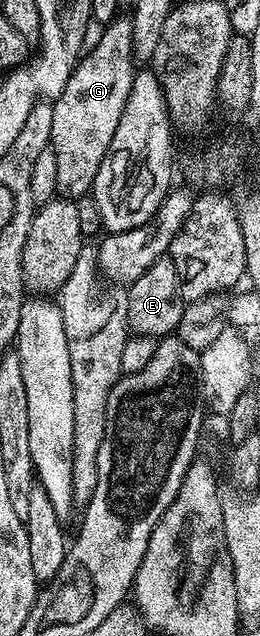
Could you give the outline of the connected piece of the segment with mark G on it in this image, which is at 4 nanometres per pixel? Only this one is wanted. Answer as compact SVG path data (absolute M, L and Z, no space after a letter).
M116 18L100 32L103 33L100 34L99 41L92 48L90 45L89 51L76 64L69 82L65 82L65 90L61 90L59 97L51 104L53 110L51 147L57 154L59 192L67 198L88 195L99 172L104 171L103 159L107 157L109 142L113 142L113 134L117 134L117 122L121 122L121 110L125 110L125 102L129 102L129 90L133 90L133 78L137 71L133 25L130 19Z

